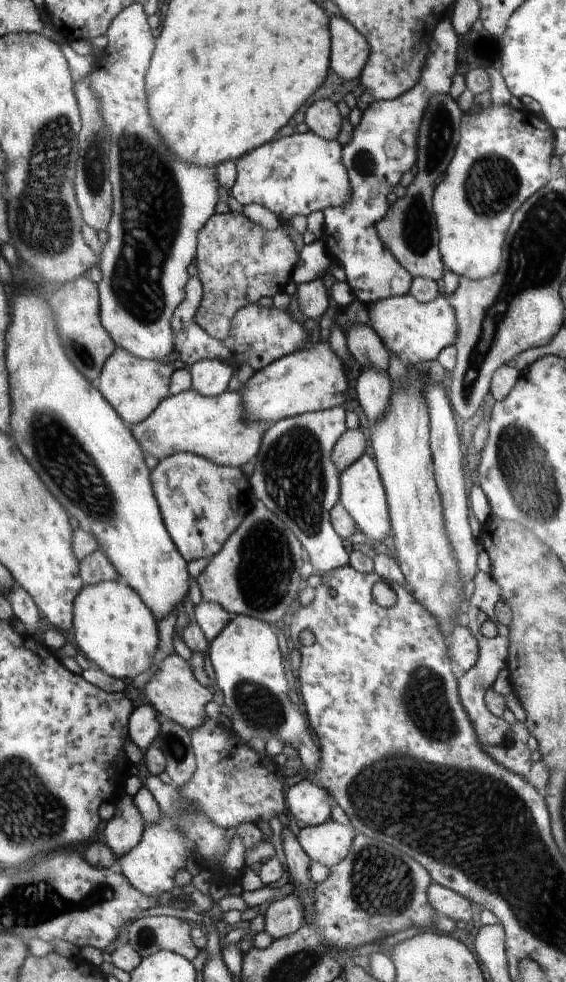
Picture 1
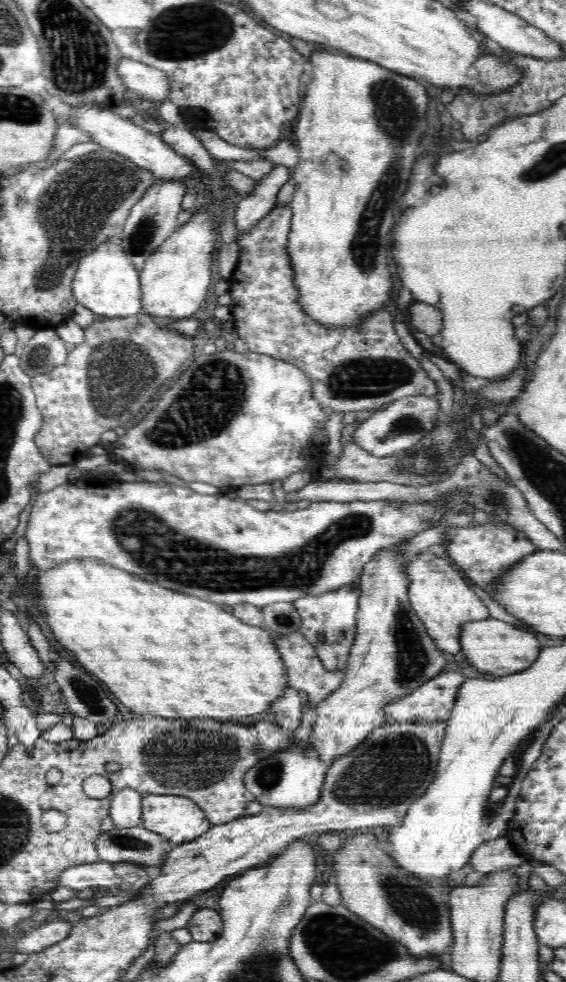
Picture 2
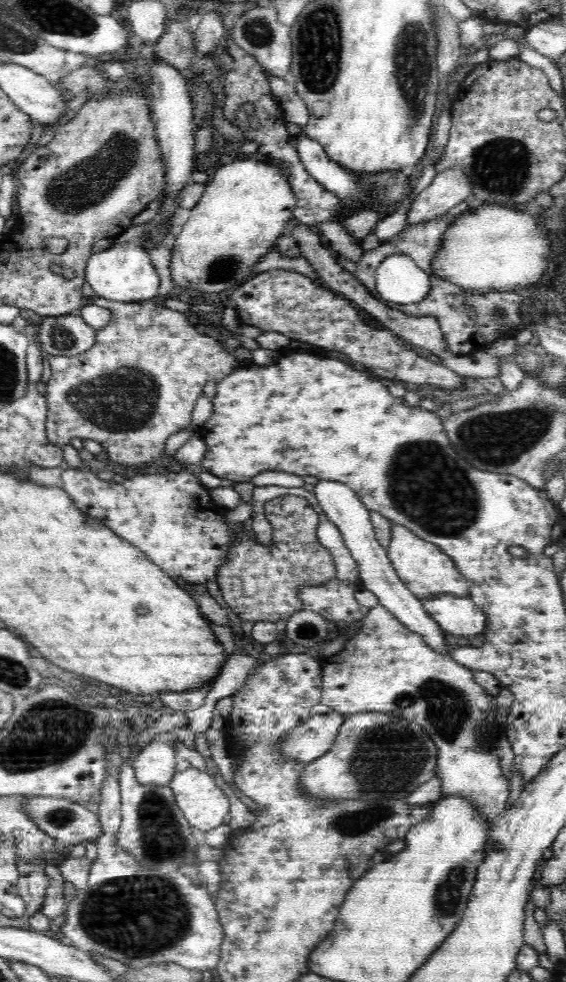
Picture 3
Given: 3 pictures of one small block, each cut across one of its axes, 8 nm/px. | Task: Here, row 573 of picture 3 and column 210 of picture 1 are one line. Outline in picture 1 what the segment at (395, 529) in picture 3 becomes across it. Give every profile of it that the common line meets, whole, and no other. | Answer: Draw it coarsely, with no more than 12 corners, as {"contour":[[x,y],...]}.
{"contour":[[191,387],[132,434],[159,460],[185,451],[241,469],[268,424],[241,390]]}

